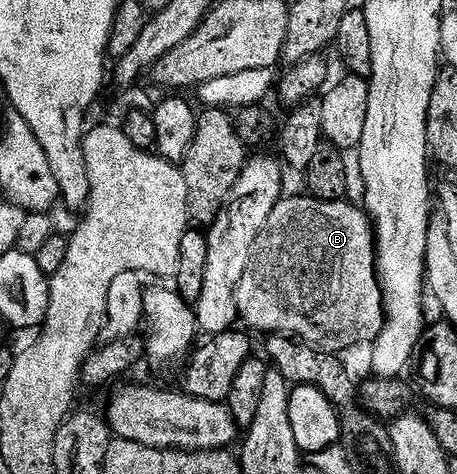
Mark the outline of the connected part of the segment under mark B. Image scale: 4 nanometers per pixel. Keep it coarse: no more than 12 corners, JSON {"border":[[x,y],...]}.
{"border":[[279,199],[235,290],[327,354],[385,321],[358,205]]}

